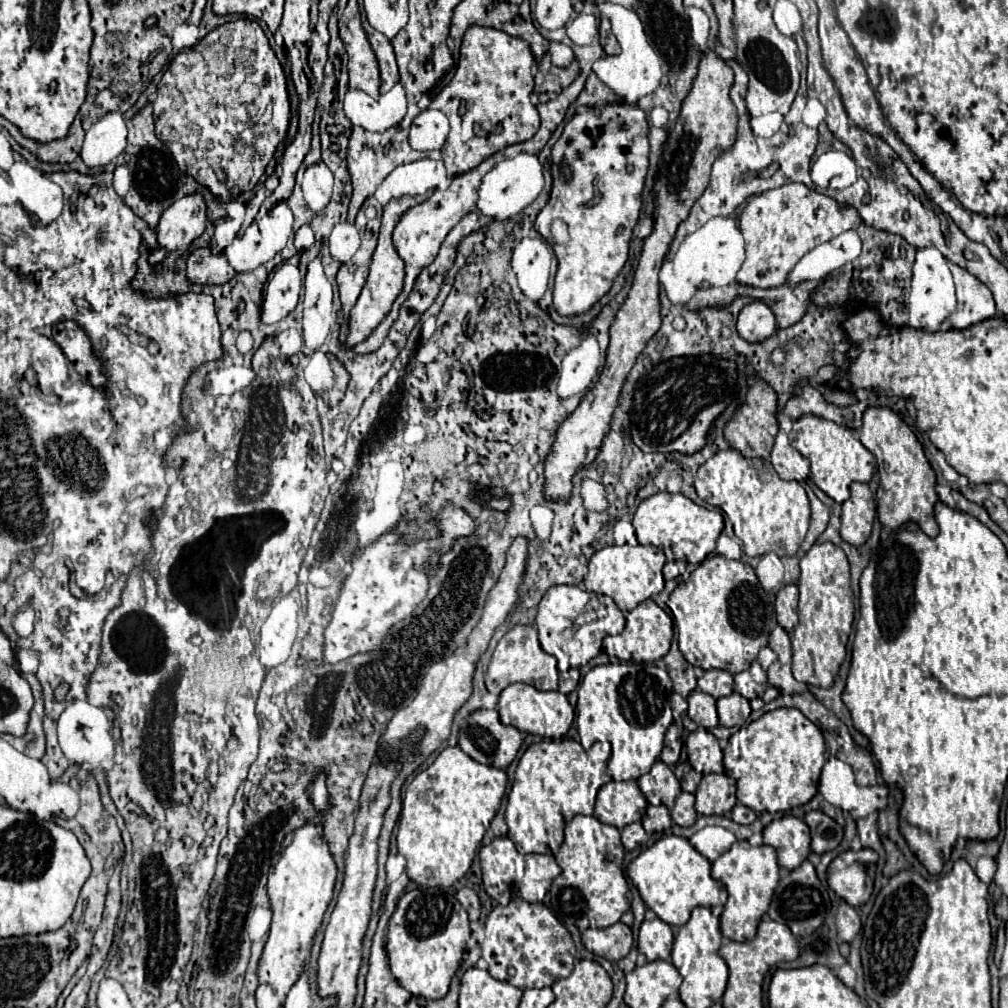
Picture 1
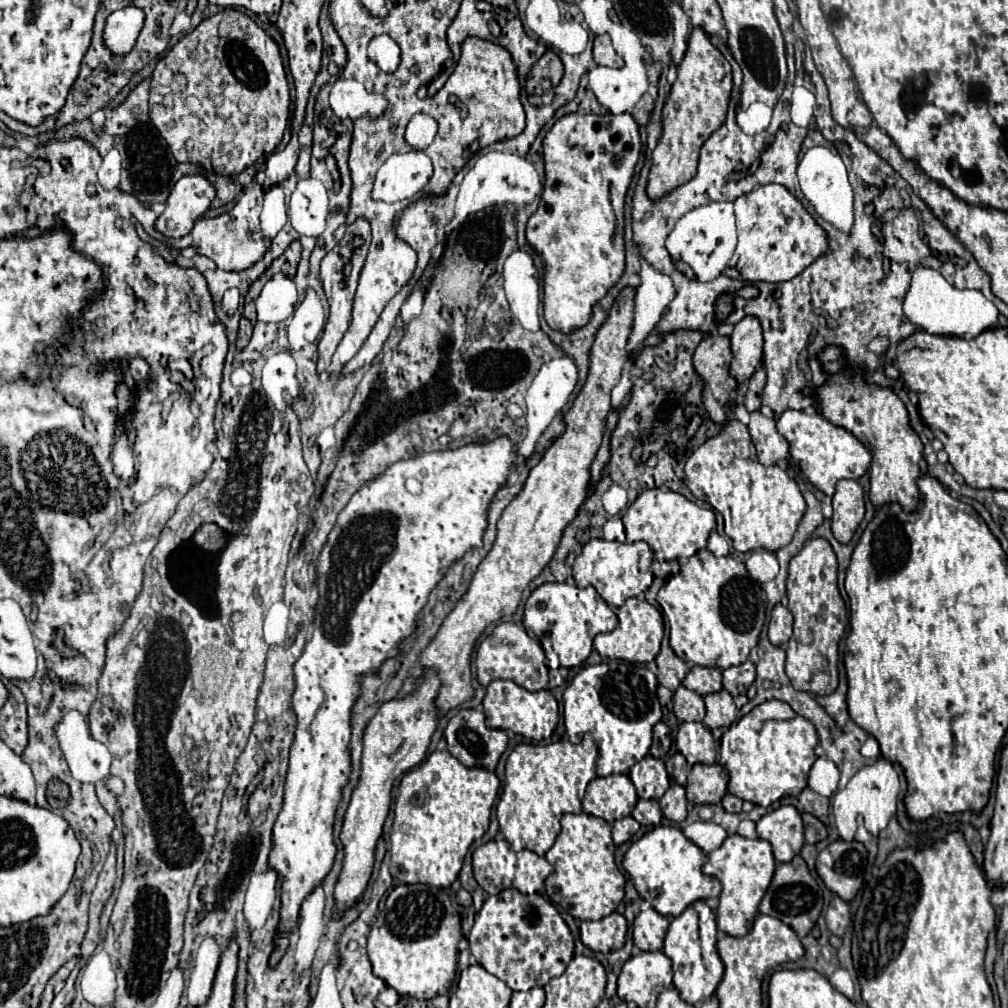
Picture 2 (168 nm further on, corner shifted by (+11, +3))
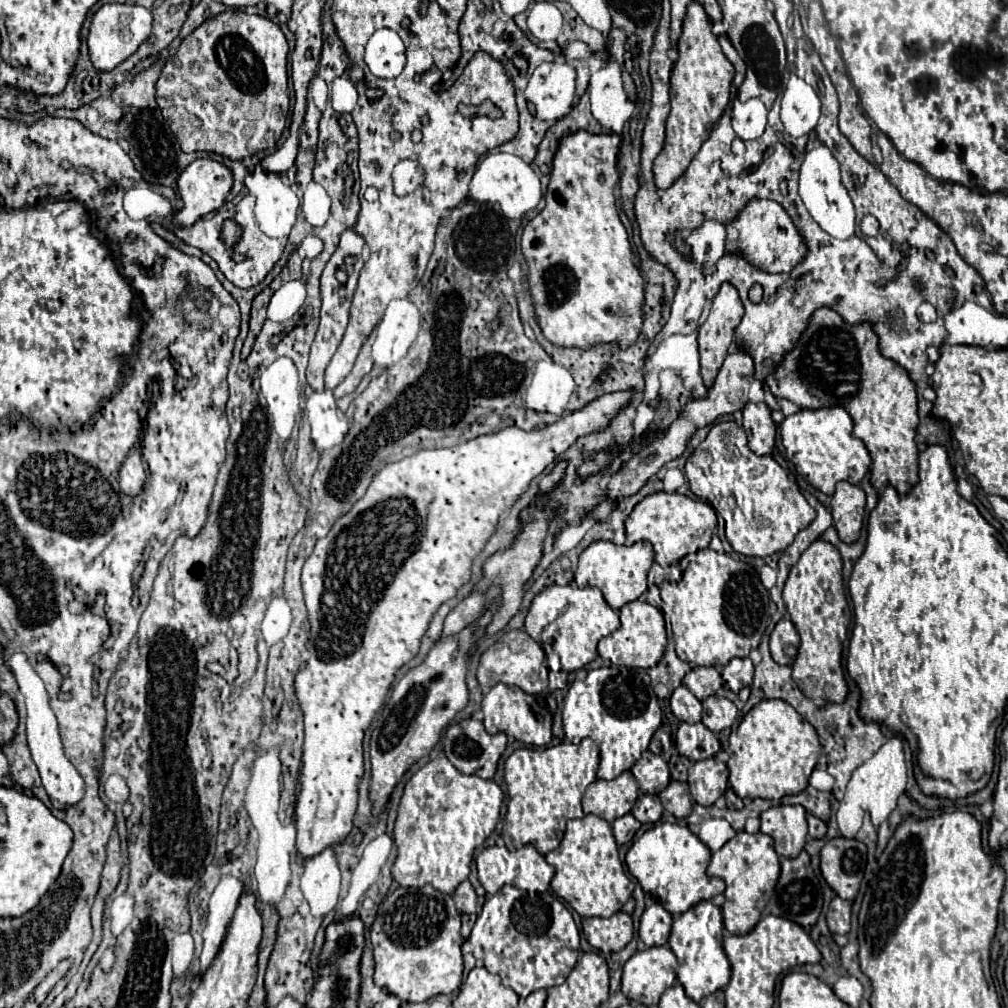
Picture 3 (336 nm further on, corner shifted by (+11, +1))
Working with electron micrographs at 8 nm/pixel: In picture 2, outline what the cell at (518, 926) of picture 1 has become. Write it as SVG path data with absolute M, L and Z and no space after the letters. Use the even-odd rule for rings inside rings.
M515 889L501 891L499 895L493 895L483 903L467 939L473 957L491 975L505 981L513 991L529 991L533 987L543 987L553 977L559 977L567 969L567 963L571 961L573 949L575 949L575 939L573 939L567 923L559 915L559 911L555 909L555 905L549 903L539 893L525 895L525 893L519 893Z

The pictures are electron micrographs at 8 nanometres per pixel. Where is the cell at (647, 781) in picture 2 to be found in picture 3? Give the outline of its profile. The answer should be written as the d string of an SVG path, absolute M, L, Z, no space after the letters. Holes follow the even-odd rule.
M645 751L643 757L631 767L641 793L645 795L659 795L669 785L669 767L663 757Z

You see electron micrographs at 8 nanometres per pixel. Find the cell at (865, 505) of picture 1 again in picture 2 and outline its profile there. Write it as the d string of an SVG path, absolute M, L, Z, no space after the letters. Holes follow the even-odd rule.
M841 479L833 495L831 529L839 543L849 543L865 515L865 492L857 481Z

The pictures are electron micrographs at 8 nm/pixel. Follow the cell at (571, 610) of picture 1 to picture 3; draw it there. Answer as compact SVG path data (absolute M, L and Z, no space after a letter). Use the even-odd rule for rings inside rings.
M551 585L543 589L531 603L529 613L525 617L525 631L535 639L544 649L545 665L552 671L577 671L593 661L597 655L597 643L599 639L607 637L619 627L617 613L605 603L601 591L597 587L571 587L571 585Z

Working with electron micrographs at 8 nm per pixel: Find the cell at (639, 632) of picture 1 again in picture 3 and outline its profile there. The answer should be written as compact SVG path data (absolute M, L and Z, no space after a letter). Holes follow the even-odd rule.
M631 601L625 607L621 607L619 617L621 617L621 627L599 641L599 649L597 649L599 655L603 659L613 661L617 665L625 665L625 667L643 667L643 669L655 667L659 659L663 657L663 651L667 645L663 613L649 603Z

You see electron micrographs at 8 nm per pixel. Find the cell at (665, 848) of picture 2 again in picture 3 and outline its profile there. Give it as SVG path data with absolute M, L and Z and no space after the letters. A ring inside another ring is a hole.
M657 823L629 847L625 863L645 893L657 895L657 889L663 887L667 891L663 907L673 915L681 915L699 901L711 899L725 891L725 883L721 879L707 877L705 869L709 865L709 859L711 851L687 829L687 825Z

